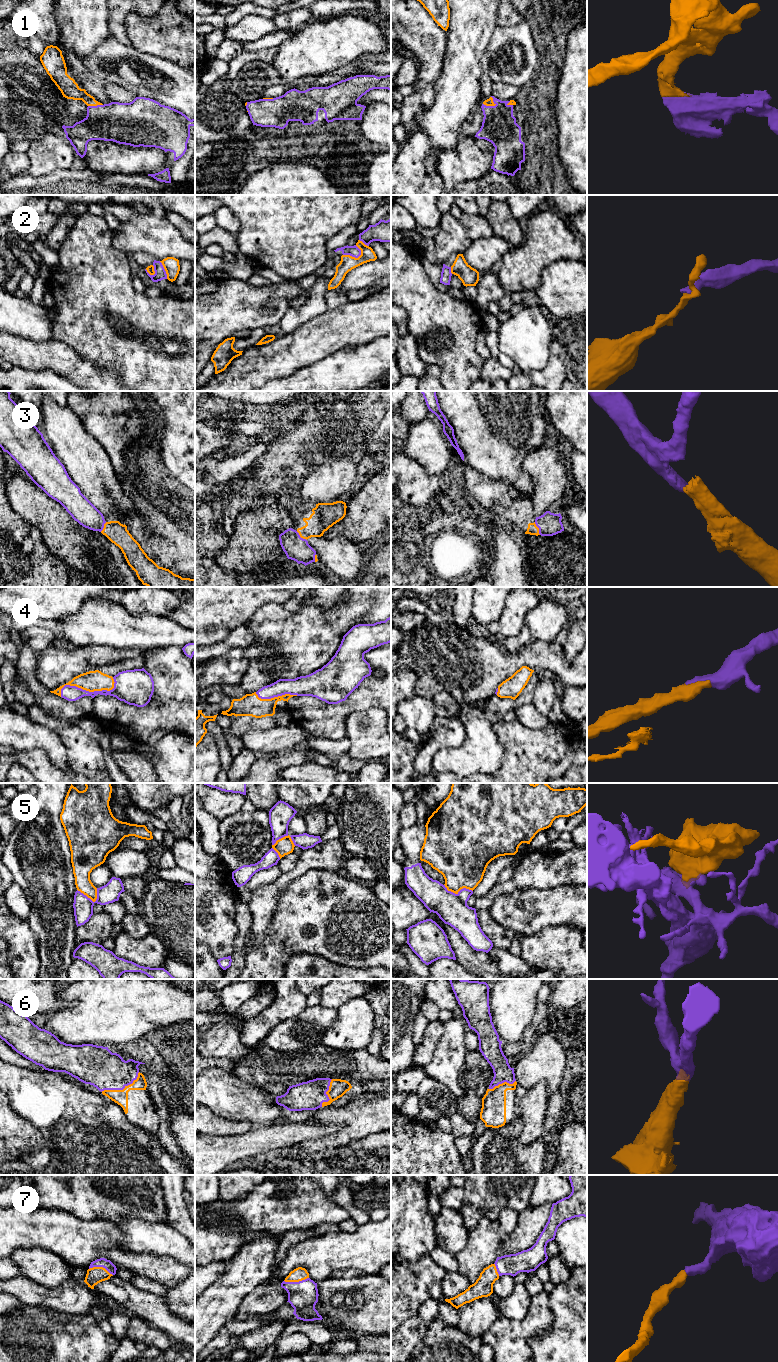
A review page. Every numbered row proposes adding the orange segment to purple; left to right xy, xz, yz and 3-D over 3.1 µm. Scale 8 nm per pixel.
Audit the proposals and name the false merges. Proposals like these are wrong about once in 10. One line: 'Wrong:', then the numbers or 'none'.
Wrong: 2, 5

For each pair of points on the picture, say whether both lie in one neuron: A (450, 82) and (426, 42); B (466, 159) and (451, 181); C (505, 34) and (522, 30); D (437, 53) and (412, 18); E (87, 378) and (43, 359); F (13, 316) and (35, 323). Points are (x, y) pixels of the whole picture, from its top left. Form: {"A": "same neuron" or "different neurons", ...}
{"A": "different neurons", "B": "same neuron", "C": "same neuron", "D": "same neuron", "E": "same neuron", "F": "same neuron"}

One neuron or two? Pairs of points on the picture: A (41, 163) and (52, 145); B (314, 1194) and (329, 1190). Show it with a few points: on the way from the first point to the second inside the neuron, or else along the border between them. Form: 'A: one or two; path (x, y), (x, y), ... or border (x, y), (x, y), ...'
A: one; path (44, 159), (52, 149)
B: two; border (319, 1185), (324, 1194), (332, 1201)

